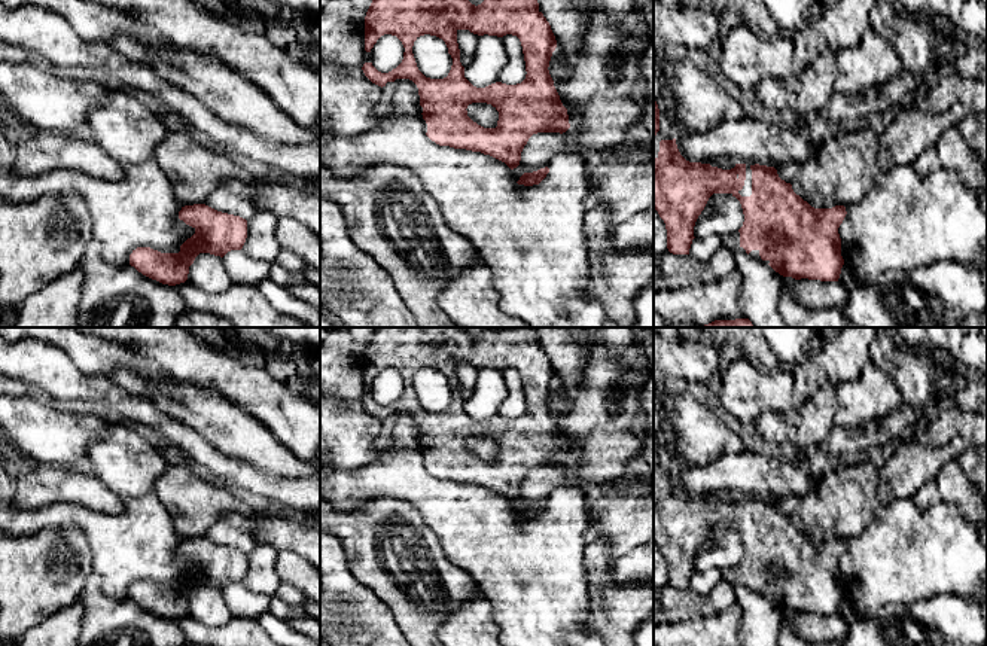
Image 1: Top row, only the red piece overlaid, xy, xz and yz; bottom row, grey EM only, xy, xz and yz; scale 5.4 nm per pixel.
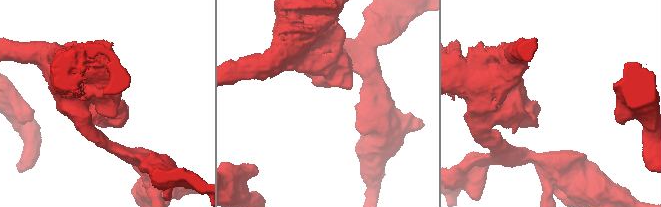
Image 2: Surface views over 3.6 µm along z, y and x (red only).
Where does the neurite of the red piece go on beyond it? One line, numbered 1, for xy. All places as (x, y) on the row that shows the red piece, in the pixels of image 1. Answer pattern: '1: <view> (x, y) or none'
1: none

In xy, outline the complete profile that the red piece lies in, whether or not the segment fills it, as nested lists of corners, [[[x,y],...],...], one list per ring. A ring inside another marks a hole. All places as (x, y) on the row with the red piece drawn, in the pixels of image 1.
[[[205,204],[182,207],[179,219],[195,229],[195,234],[180,246],[179,253],[137,247],[130,255],[131,266],[162,284],[185,283],[189,266],[199,253],[223,258],[231,250],[241,250],[247,238],[246,219],[217,211]]]

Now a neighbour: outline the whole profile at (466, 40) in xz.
[[[457,30],[457,43],[460,49],[460,63],[466,67],[475,54],[478,45],[478,34],[470,33],[469,30]]]

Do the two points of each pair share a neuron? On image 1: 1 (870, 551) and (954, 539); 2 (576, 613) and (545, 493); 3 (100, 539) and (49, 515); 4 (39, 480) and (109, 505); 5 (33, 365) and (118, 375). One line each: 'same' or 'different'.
1: same
2: different
3: same
4: same
5: different

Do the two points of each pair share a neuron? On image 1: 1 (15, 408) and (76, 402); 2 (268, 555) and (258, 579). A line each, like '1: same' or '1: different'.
1: different
2: same

